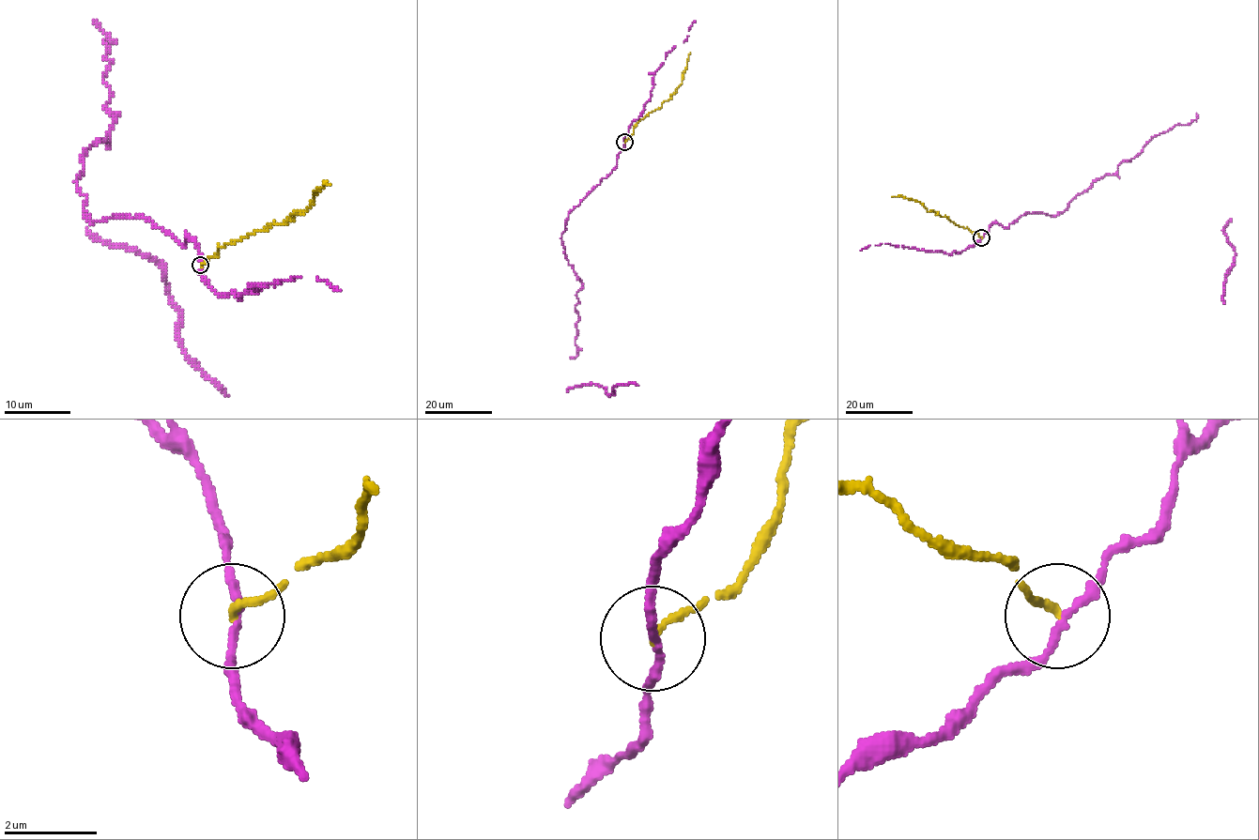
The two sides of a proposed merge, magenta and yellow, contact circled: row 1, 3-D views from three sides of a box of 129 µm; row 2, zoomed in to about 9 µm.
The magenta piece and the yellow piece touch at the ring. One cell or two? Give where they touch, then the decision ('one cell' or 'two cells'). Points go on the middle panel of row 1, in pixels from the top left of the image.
at (624, 142); two cells

